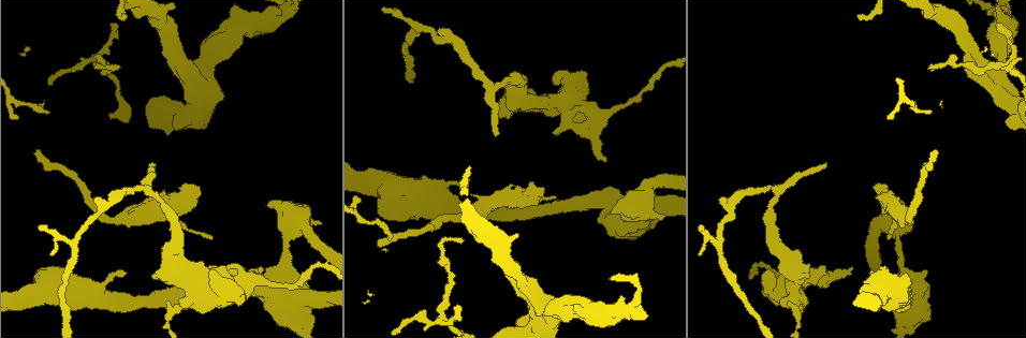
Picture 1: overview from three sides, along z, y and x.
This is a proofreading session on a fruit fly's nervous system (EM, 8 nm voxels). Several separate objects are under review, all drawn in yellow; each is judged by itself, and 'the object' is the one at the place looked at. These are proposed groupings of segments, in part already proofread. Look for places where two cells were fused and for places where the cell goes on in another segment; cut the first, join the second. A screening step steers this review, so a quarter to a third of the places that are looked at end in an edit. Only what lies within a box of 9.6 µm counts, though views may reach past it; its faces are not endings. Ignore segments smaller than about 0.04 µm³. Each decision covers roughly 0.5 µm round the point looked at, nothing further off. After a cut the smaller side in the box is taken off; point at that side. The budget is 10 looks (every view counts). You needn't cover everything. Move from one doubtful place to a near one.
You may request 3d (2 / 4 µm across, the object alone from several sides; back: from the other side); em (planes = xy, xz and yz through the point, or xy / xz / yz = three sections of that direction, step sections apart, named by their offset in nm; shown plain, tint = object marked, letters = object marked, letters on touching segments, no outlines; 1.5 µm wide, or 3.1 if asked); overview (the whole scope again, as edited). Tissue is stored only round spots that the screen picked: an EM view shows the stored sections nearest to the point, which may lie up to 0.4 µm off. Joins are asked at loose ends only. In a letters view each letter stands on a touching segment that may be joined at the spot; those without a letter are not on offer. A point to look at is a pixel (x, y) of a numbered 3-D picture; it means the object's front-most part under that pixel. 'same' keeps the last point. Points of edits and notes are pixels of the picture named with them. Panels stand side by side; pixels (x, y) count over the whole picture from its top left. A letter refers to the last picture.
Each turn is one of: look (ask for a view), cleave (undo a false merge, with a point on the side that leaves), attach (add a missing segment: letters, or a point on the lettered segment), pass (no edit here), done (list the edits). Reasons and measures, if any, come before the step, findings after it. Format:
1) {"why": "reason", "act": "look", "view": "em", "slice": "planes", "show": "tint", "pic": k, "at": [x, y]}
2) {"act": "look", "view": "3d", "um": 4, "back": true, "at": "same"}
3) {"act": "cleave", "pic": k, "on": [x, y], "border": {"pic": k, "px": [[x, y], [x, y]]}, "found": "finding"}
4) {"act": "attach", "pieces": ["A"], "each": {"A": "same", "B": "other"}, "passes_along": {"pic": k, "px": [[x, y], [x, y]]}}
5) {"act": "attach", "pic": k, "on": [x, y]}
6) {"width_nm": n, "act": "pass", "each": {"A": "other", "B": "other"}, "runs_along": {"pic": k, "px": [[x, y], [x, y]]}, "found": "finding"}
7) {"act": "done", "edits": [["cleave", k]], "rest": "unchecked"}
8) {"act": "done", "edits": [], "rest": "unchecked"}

{"act": "look", "view": "em", "slice": "xz", "step": 4, "show": "letters", "pic": 1, "at": [851, 266]}

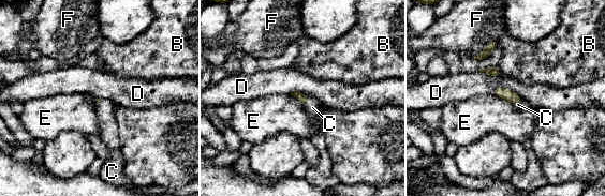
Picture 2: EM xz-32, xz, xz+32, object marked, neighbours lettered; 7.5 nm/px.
{"why": "another direction", "act": "look", "view": "em", "slice": "yz", "step": 8, "show": "letters", "at": "same"}

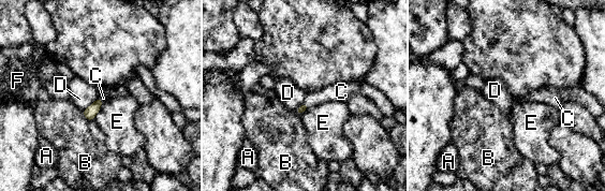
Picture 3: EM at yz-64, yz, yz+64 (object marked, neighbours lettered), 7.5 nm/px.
{"longest_contact_nm": ["E", 170], "act": "attach", "pieces": ["C"], "each": {"A": "other", "B": "other", "C": "same", "D": "other", "E": "other", "F": "other"}, "passes_along": {"pic": 3, "px": [[304, 106], [307, 104], [337, 91]]}, "found": "it goes on there"}

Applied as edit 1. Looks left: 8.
{"why": "free end", "act": "look", "view": "em", "slice": "planes", "show": "tint", "pic": 1, "at": [199, 57]}

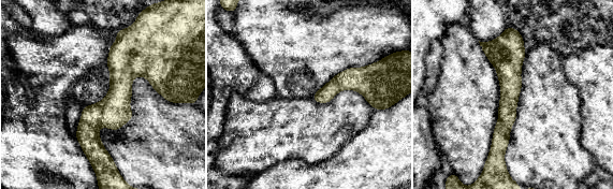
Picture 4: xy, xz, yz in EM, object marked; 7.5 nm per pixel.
{"why": "see the neighbours", "act": "look", "view": "em", "slice": "planes", "show": "letters", "at": "same"}

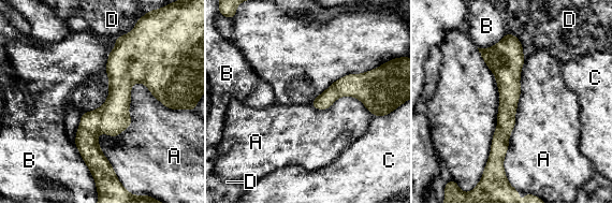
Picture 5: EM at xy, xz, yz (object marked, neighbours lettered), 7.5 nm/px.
{"act": "pass", "each": {"A": "other", "B": "other", "C": "other", "D": "other"}, "runs_along": {"pic": 5, "px": [[121, 40], [90, 164]]}, "found": "no lettered segment goes on from it"}

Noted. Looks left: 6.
{"why": "free end", "act": "look", "view": "3d", "um": 4, "pic": 1, "at": [454, 309]}

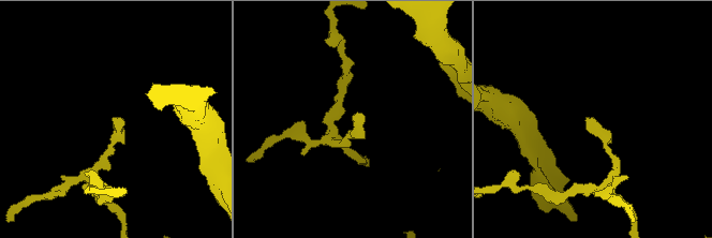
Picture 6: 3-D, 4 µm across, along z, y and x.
{"act": "look", "view": "em", "slice": "xy", "step": 4, "show": "tint", "pic": 6, "at": [353, 117]}

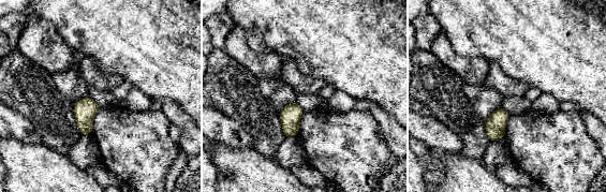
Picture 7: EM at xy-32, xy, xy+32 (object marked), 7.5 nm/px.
{"why": "cut it another way", "act": "look", "view": "em", "slice": "planes", "show": "letters", "at": "same"}

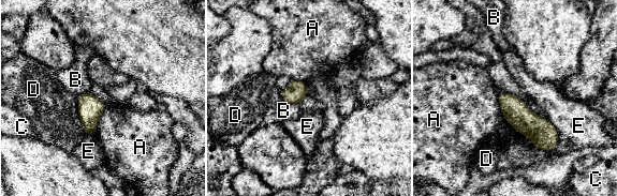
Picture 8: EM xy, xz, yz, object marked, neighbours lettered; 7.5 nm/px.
{"longest_contact_nm": ["A", 360], "act": "pass", "each": {"A": "other", "B": "other", "C": "other", "D": "other", "E": "other"}, "runs_along": {"pic": 8, "px": [[502, 95], [548, 144], [548, 148]]}, "found": "no lettered segment goes on from it"}

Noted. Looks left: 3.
{"act": "done", "edits": [["attach", 3]], "rest": "unchecked"}

